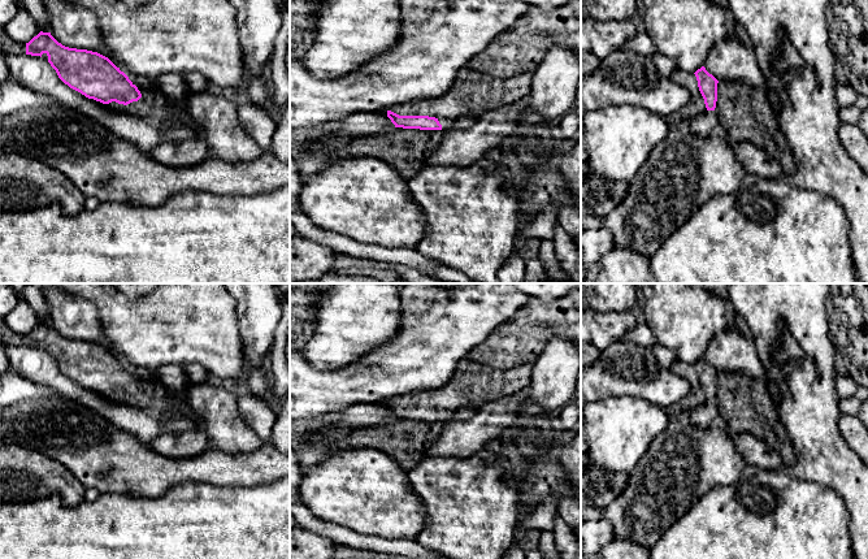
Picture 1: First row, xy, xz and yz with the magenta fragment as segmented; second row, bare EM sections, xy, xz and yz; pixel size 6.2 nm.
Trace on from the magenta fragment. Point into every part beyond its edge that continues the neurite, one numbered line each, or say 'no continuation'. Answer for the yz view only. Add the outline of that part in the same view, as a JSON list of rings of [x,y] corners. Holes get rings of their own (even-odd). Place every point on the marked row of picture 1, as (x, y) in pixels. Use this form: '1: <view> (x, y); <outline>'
1: yz (695, 107); [[[677,69],[670,78],[677,84],[686,87],[690,91],[690,103],[677,113],[672,114],[668,120],[669,125],[677,125],[681,122],[690,122],[694,117],[707,110],[704,99],[699,91],[698,81],[694,73],[687,73]]]

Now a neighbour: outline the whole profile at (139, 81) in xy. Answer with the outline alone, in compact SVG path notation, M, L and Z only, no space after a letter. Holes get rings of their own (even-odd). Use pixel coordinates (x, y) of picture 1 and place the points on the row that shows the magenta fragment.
M110 60L121 72L123 72L129 79L135 84L136 87L148 90L148 91L160 91L159 84L153 78L143 77L143 75L135 75L131 74L122 64L117 62L116 60Z

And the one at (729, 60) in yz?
M734 34L711 49L704 68L719 82L738 81L752 87L764 87L765 84L754 49L745 47Z

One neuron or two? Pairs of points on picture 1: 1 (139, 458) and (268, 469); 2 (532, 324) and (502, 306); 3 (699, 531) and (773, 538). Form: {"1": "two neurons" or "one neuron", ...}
{"1": "one neuron", "2": "two neurons", "3": "one neuron"}

